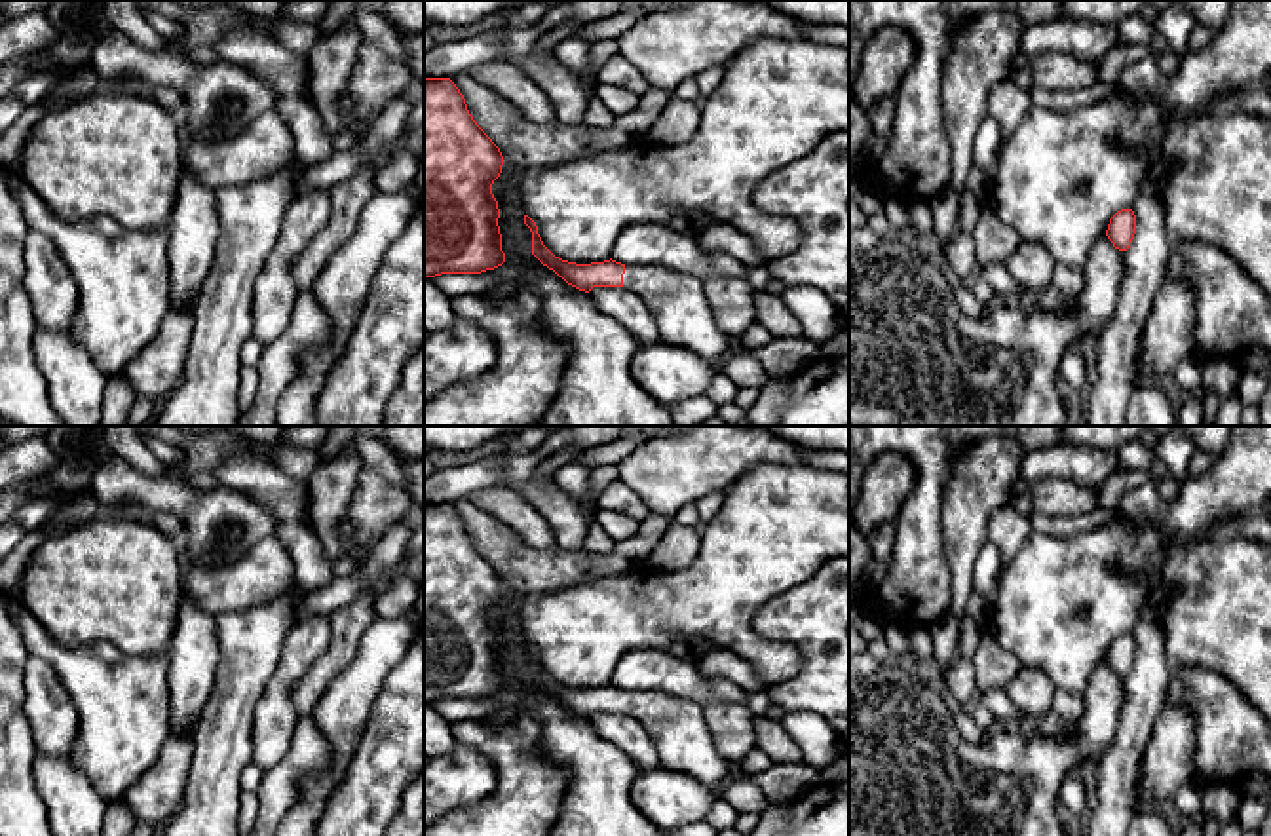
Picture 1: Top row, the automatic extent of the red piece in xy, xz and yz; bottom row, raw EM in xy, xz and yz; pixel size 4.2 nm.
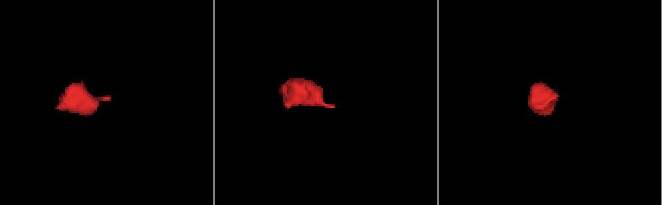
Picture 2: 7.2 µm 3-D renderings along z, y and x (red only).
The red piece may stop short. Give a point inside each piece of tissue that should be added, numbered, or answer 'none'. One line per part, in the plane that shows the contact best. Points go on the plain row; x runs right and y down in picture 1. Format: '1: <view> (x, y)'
1: xz (677, 726)

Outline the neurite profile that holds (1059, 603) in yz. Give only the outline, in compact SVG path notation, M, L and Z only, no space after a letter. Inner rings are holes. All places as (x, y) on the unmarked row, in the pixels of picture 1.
M1117 509L1117 521L1072 538L1032 532L1018 553L1001 564L992 616L986 629L1022 667L1045 673L1056 690L1083 695L1092 669L1106 659L1110 644L1130 635L1148 606L1149 540L1134 528L1132 517Z

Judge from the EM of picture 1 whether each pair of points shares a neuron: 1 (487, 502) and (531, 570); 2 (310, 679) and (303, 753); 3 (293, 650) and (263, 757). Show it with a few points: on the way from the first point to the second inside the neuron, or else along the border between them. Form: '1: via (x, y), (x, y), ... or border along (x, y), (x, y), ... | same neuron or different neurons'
1: border along (462, 498), (504, 521), (532, 548) | different neurons
2: border along (299, 713), (308, 717) | different neurons
3: via (285, 677), (278, 686), (272, 730) | same neuron

